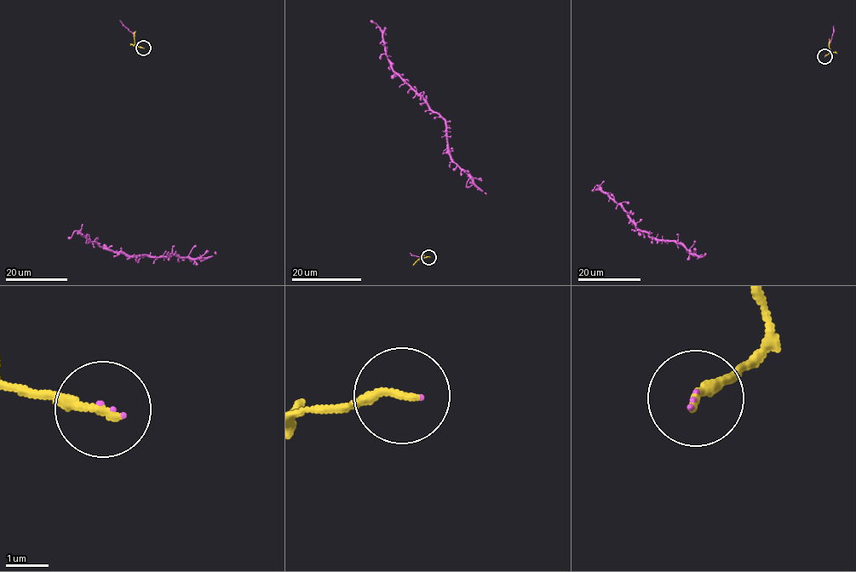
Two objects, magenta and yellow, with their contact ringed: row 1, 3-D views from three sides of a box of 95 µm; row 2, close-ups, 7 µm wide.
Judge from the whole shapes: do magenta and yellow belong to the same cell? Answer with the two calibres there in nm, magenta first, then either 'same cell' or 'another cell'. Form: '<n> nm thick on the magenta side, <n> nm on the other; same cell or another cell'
40 nm thick on the magenta side, 240 nm on the other; another cell

